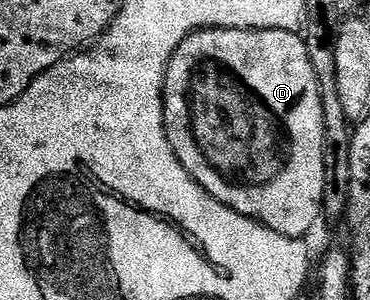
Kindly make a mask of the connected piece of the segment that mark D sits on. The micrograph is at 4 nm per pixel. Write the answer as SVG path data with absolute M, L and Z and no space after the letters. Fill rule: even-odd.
M202 29L193 32L179 46L167 68L167 78L163 84L163 110L165 111L165 131L181 167L213 195L225 207L237 211L265 227L277 231L277 235L306 238L310 228L322 211L322 195L325 191L325 155L323 154L323 119L321 91L318 89L317 75L310 62L309 51L304 38L298 32L289 30L235 30Z

